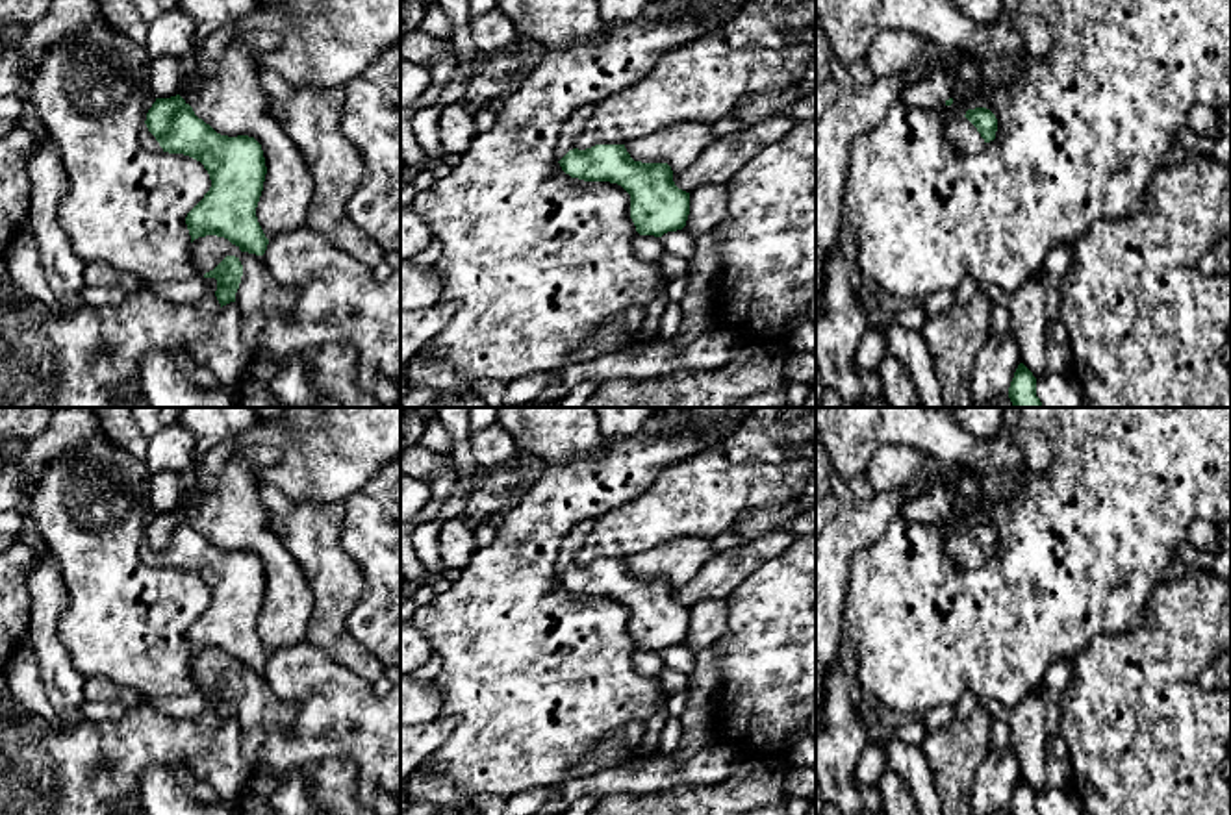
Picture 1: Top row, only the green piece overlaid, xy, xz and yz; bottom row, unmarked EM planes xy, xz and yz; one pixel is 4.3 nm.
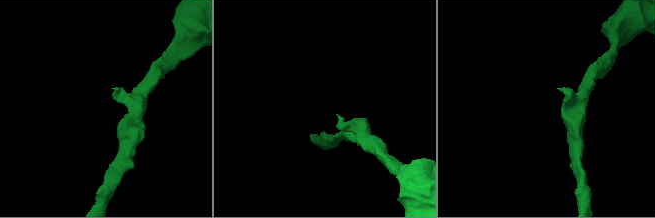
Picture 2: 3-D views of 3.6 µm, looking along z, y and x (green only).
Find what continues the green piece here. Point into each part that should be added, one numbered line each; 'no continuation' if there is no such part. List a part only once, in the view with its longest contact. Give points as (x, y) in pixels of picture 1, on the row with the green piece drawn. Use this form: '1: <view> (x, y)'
1: xy (147, 139)

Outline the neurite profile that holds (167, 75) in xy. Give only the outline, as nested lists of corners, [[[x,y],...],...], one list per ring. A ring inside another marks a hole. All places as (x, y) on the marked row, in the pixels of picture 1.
[[[197,52],[184,56],[154,57],[150,63],[150,89],[156,98],[171,98],[182,93],[184,83],[197,72]]]

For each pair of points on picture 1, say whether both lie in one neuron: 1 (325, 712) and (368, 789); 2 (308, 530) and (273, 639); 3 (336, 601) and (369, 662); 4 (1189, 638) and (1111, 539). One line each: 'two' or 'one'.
1: one
2: two
3: one
4: two

